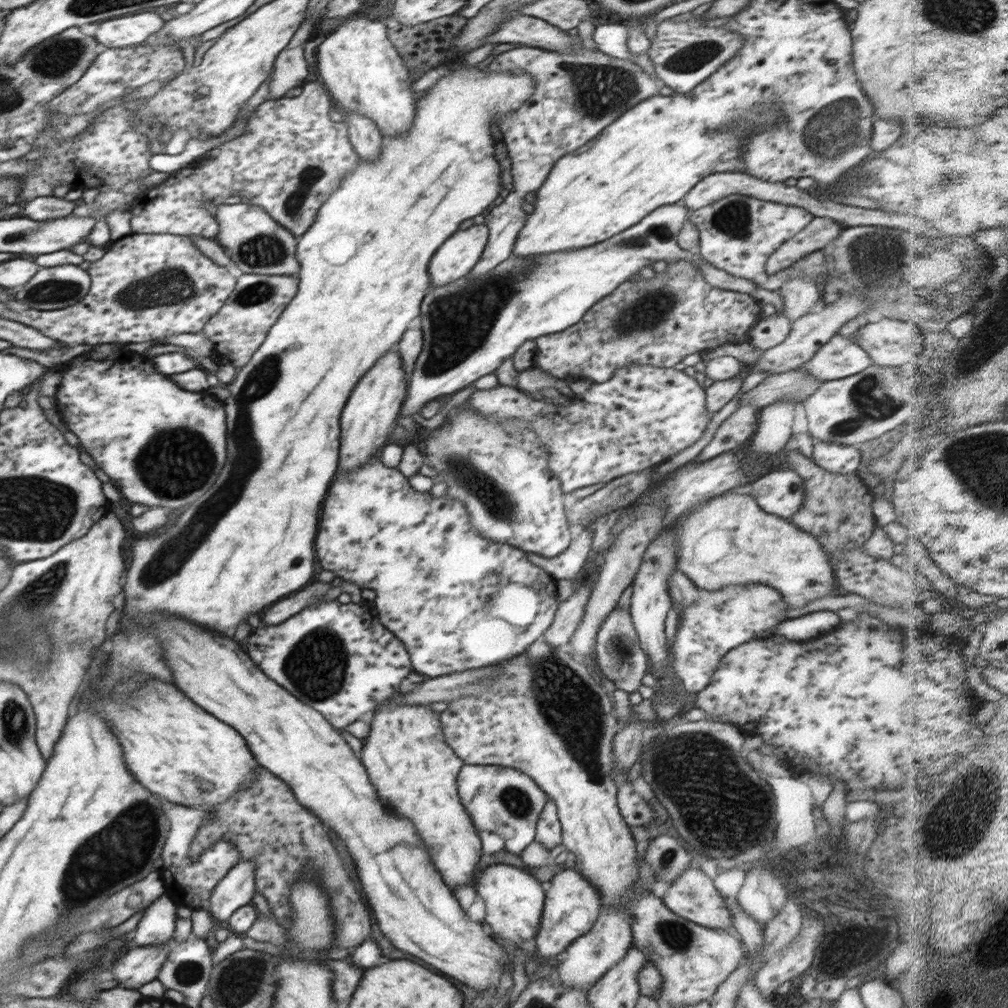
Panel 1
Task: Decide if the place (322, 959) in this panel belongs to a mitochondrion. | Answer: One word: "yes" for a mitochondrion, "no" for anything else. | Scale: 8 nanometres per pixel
no

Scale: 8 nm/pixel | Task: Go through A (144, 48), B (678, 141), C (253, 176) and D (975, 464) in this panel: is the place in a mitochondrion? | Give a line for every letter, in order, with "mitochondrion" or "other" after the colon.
A: other
B: other
C: other
D: mitochondrion

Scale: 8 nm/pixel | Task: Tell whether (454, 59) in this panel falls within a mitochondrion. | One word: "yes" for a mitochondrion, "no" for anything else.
no

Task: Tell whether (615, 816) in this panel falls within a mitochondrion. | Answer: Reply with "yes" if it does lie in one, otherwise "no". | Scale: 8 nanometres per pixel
no

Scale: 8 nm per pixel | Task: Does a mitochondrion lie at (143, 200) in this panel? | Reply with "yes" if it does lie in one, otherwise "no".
no

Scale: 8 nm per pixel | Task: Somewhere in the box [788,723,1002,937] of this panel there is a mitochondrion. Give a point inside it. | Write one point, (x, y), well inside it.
(972, 818)

